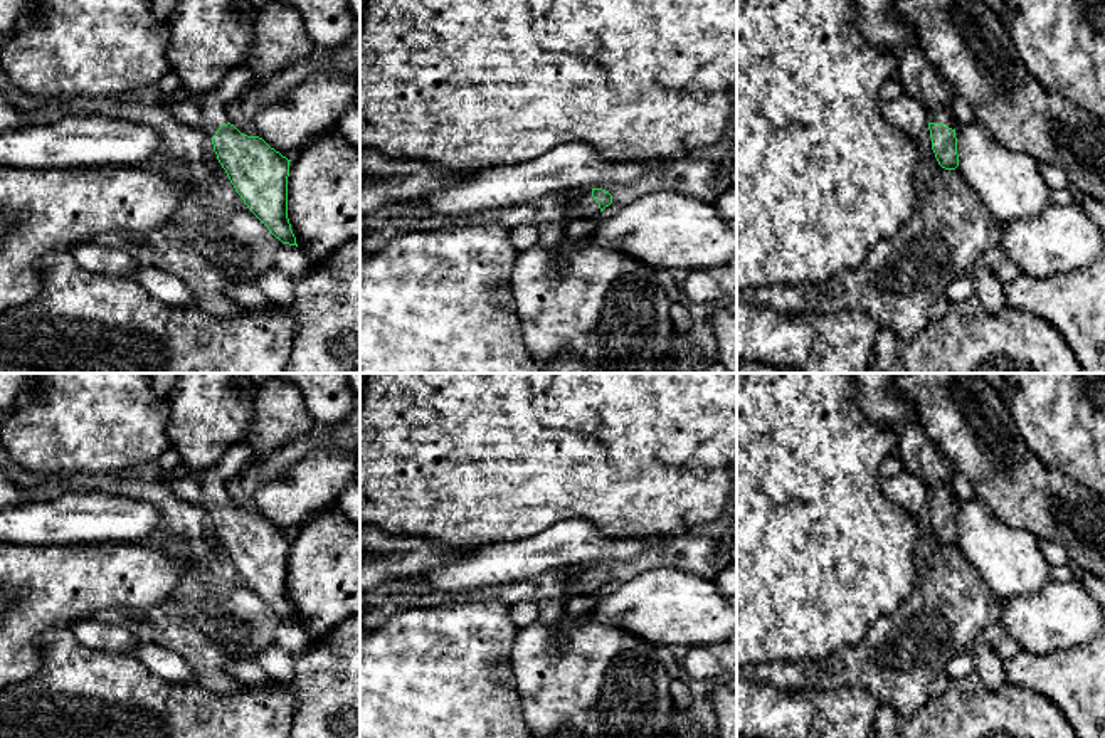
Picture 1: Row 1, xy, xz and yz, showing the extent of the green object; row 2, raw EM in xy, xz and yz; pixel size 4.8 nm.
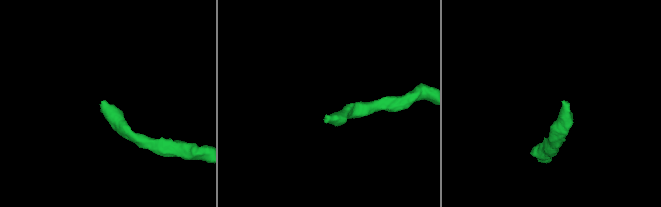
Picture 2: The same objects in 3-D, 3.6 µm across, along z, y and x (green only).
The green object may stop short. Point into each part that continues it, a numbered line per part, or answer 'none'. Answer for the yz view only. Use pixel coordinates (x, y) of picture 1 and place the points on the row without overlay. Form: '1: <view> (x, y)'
1: yz (919, 456)

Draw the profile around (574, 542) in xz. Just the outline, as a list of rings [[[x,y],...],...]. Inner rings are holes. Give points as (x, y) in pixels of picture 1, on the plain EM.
[[[574,518],[525,540],[476,546],[461,560],[427,573],[394,580],[385,588],[410,592],[410,583],[419,580],[429,582],[437,592],[474,592],[575,565],[629,563],[649,545],[651,540],[644,538],[605,536],[592,521]]]

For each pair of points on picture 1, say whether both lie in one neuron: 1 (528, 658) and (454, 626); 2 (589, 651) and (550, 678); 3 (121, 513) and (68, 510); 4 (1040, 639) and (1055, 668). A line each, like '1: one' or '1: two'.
1: two
2: one
3: one
4: two

